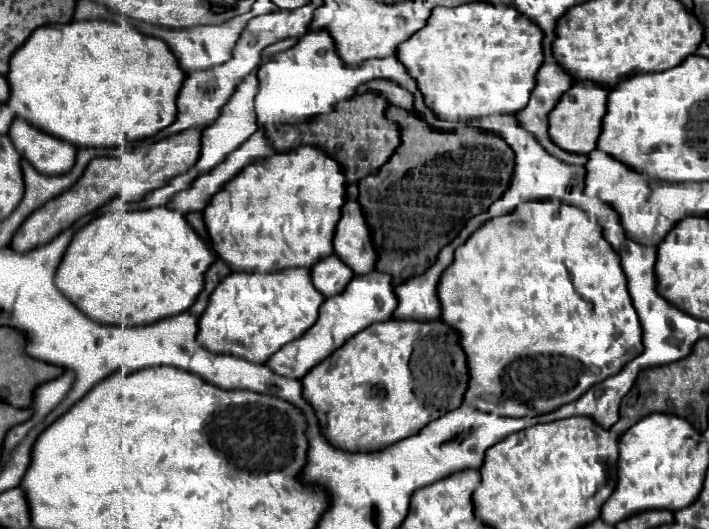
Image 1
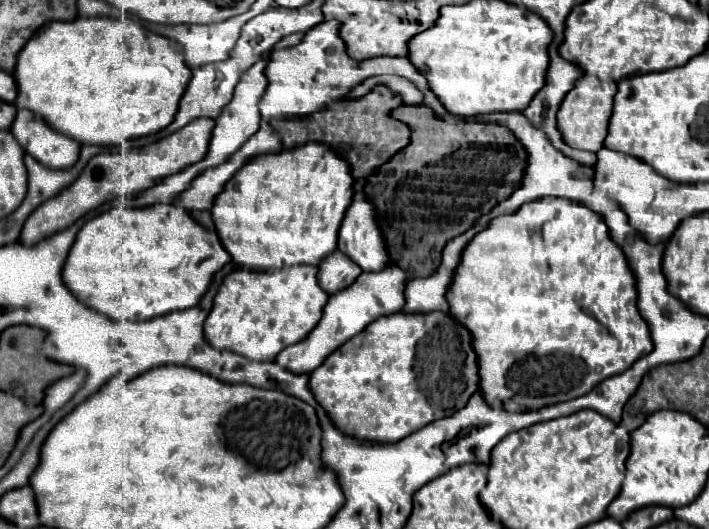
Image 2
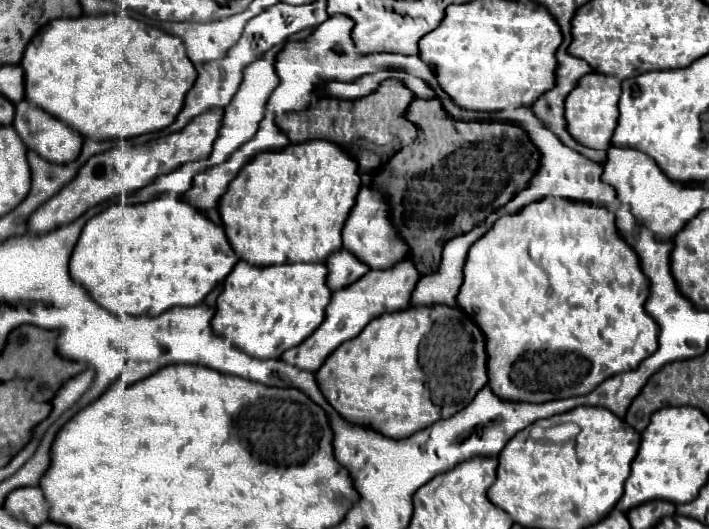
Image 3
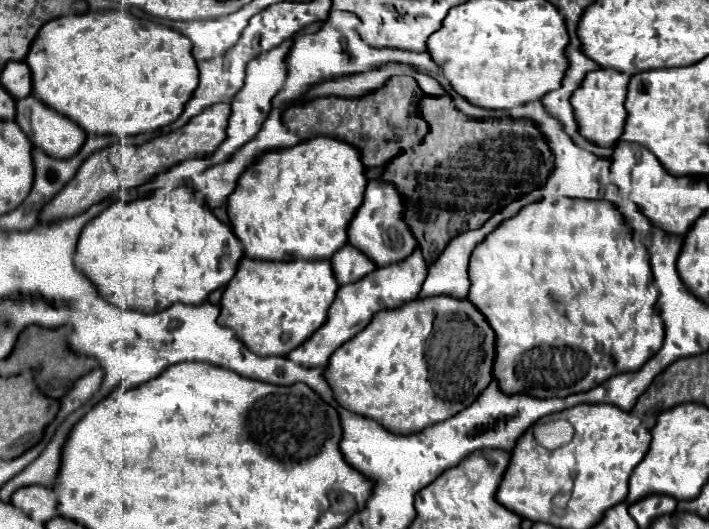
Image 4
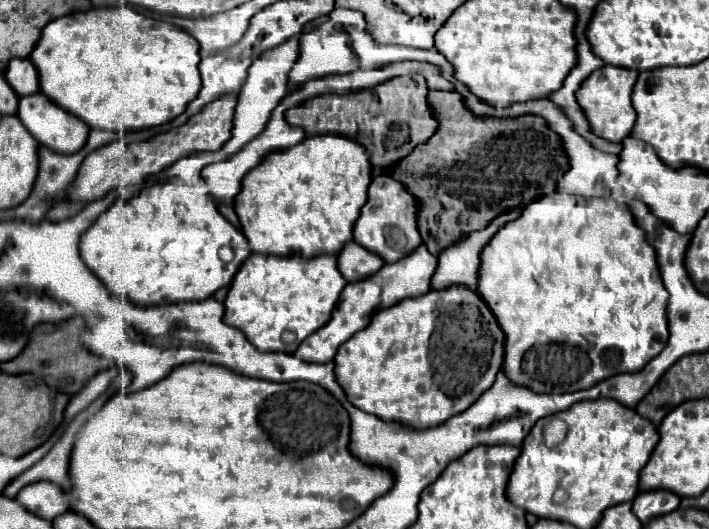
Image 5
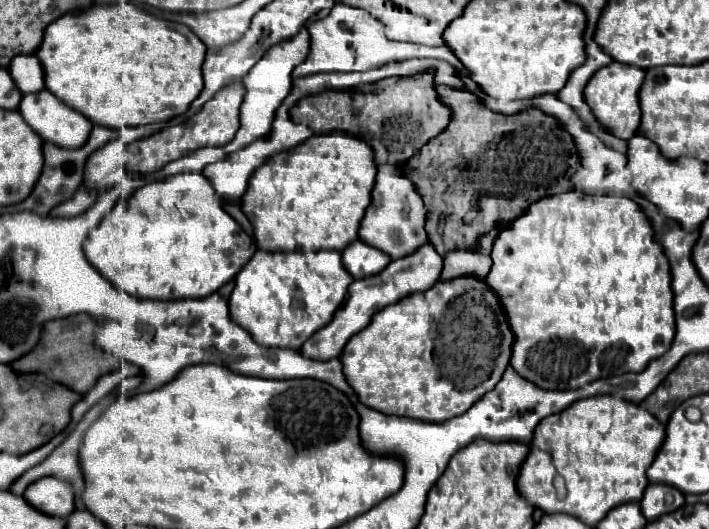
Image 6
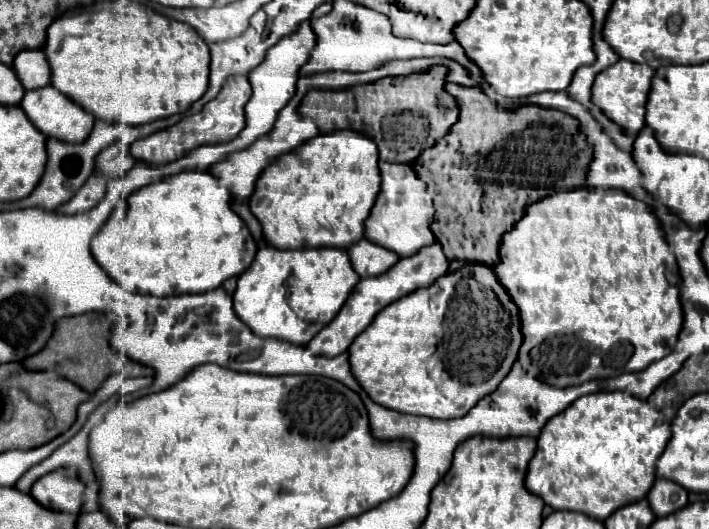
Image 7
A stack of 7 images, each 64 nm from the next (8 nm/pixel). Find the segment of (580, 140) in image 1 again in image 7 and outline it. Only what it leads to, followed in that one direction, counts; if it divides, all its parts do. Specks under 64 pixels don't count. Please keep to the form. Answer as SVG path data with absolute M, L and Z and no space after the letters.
M618 60L616 64L600 72L594 80L592 102L604 112L606 118L618 124L626 136L636 136L644 126L644 104L646 104L646 94L650 88L652 72L654 70L650 66L634 64L628 60Z

